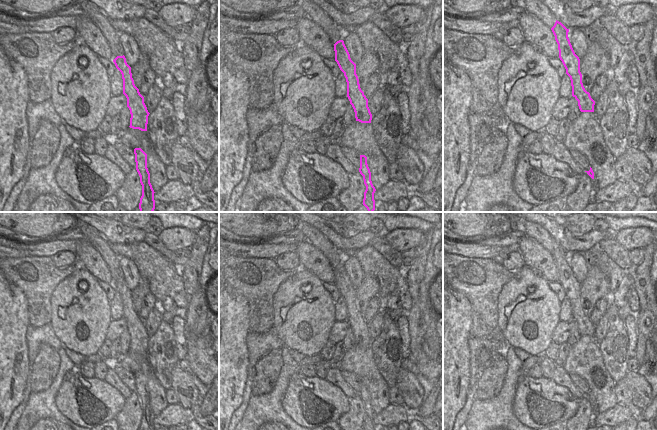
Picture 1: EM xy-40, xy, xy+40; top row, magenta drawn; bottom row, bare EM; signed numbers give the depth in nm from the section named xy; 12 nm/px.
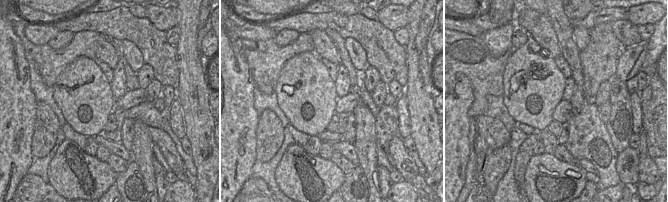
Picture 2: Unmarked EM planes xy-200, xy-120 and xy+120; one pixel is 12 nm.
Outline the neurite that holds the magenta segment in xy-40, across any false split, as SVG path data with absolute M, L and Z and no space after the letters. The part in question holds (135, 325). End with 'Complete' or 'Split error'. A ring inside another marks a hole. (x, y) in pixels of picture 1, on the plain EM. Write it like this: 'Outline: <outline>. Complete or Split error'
Outline: M117 280L113 284L116 292L121 296L123 303L123 318L127 322L127 331L130 334L130 352L147 355L149 336L144 327L144 321L135 310L131 291L127 288L125 280Z. Complete

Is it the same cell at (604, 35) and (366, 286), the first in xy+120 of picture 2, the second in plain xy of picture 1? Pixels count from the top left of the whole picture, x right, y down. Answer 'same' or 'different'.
same

